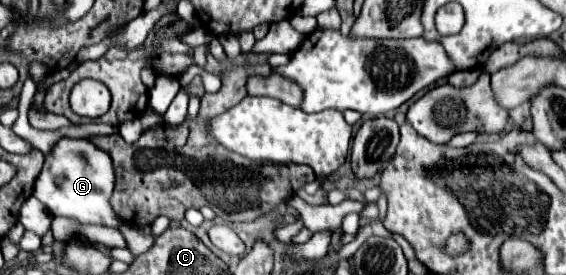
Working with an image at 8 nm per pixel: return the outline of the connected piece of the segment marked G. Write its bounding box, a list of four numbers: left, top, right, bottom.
[34,137,124,227]

